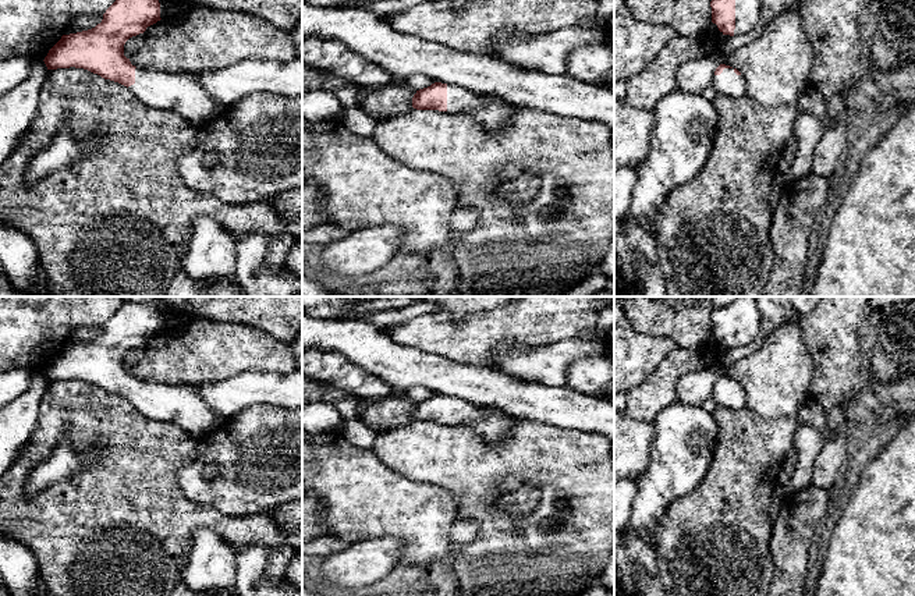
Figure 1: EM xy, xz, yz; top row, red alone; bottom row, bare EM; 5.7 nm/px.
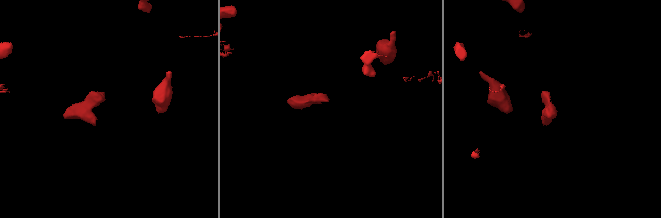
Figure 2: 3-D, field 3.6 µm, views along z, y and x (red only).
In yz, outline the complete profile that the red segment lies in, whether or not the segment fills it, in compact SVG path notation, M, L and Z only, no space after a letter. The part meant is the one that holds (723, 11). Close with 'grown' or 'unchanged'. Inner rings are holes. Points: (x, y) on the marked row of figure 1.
M712 0L712 22L723 35L742 36L760 18L760 0Z; grown

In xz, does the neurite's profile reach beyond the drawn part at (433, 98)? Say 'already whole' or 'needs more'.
already whole

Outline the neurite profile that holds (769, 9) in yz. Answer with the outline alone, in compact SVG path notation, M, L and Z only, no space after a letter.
M760 0L760 18L756 26L742 36L724 35L719 43L723 52L735 52L737 49L749 45L759 38L766 25L785 10L794 7L797 0Z

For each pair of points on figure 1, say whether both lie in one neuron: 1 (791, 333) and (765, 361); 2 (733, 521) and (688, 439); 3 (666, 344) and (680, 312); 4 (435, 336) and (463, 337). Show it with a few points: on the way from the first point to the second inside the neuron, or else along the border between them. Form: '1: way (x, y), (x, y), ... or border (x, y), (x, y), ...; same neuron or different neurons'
1: way (786, 340), (772, 354); same neuron
2: border (717, 442), (708, 472), (684, 496); different neurons
3: border (637, 330), (645, 334), (669, 337), (678, 347); different neurons
4: way (442, 336), (456, 337); same neuron

